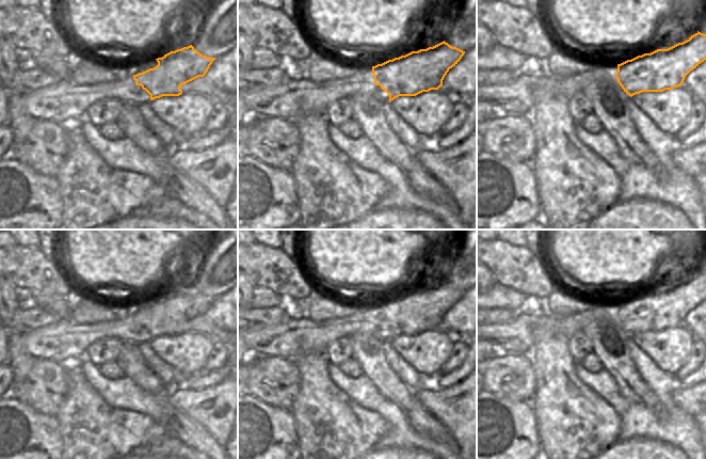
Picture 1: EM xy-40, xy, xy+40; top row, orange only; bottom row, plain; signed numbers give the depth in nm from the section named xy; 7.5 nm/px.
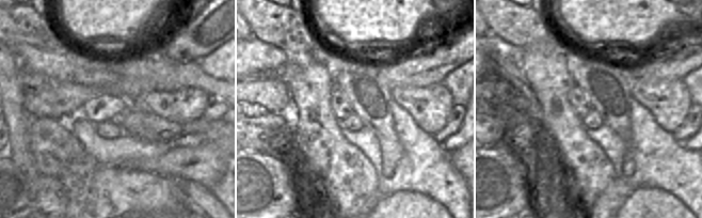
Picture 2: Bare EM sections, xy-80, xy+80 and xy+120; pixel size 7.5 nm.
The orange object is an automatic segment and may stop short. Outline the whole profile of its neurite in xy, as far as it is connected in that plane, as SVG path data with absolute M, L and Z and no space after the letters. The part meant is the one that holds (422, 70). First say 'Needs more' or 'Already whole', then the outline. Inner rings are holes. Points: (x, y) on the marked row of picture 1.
Needs more. M444 41L375 66L357 66L357 72L346 79L318 83L290 73L289 78L277 85L238 90L238 94L252 111L260 115L294 121L311 113L325 113L333 102L351 98L365 79L373 79L374 84L389 95L389 102L399 96L438 90L449 69L464 53Z

